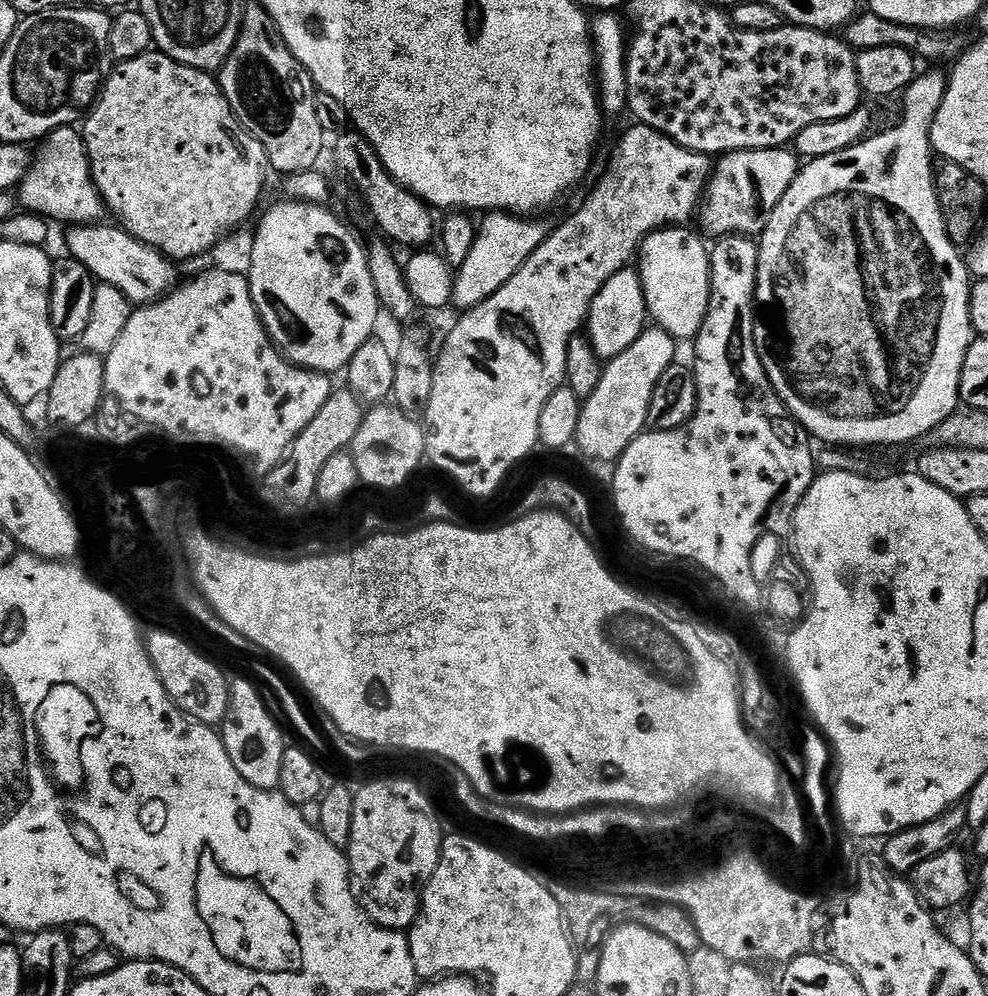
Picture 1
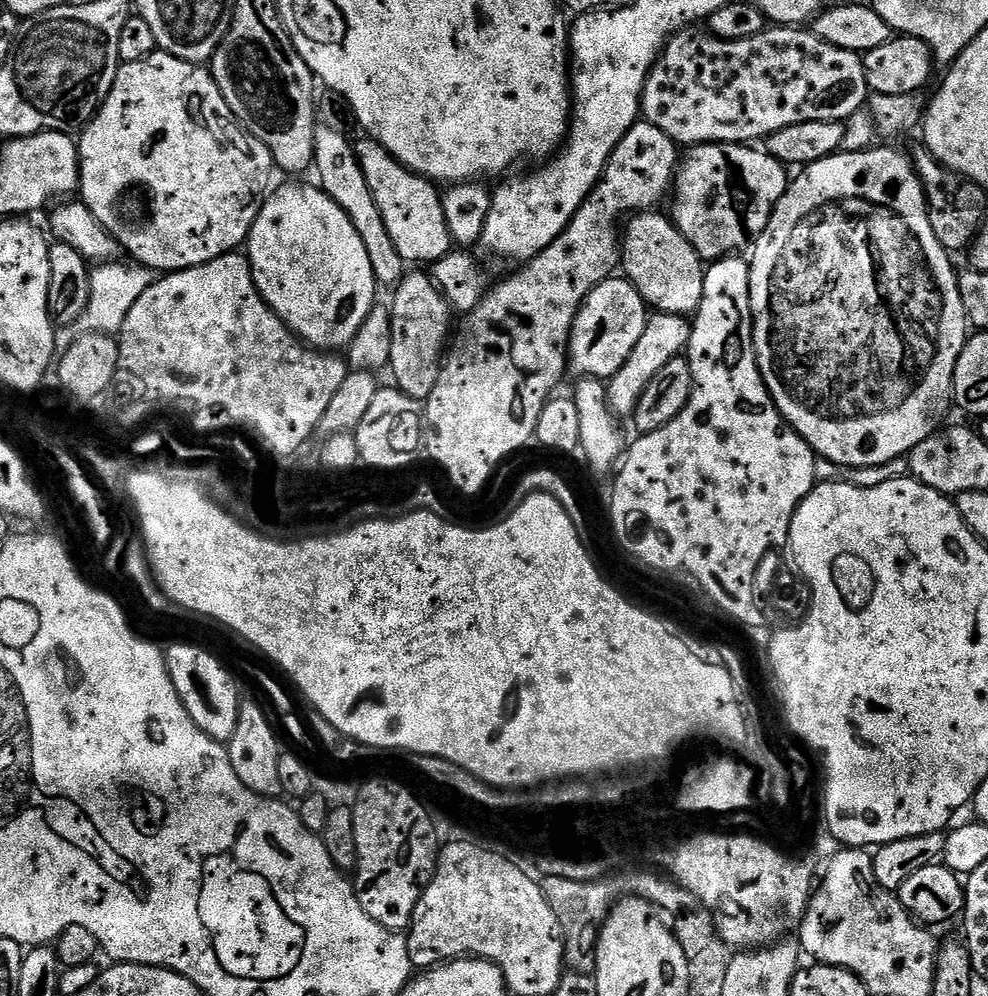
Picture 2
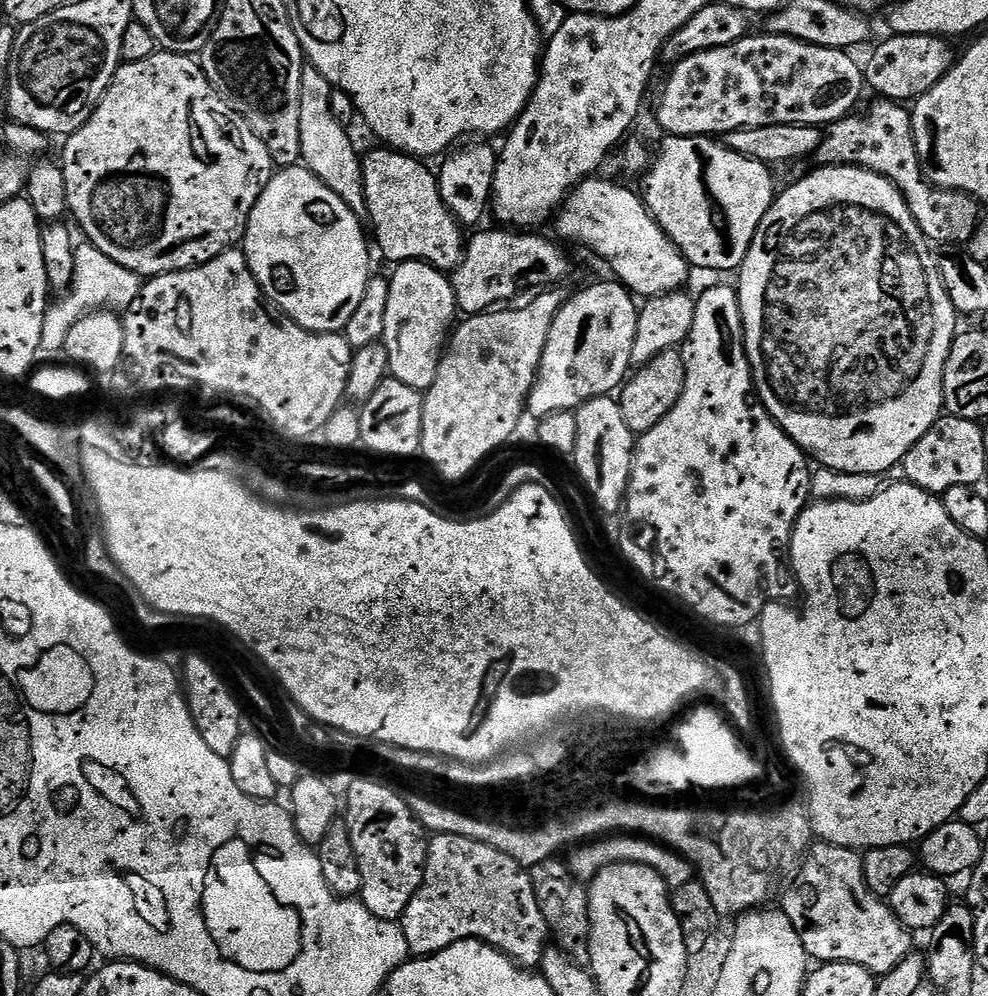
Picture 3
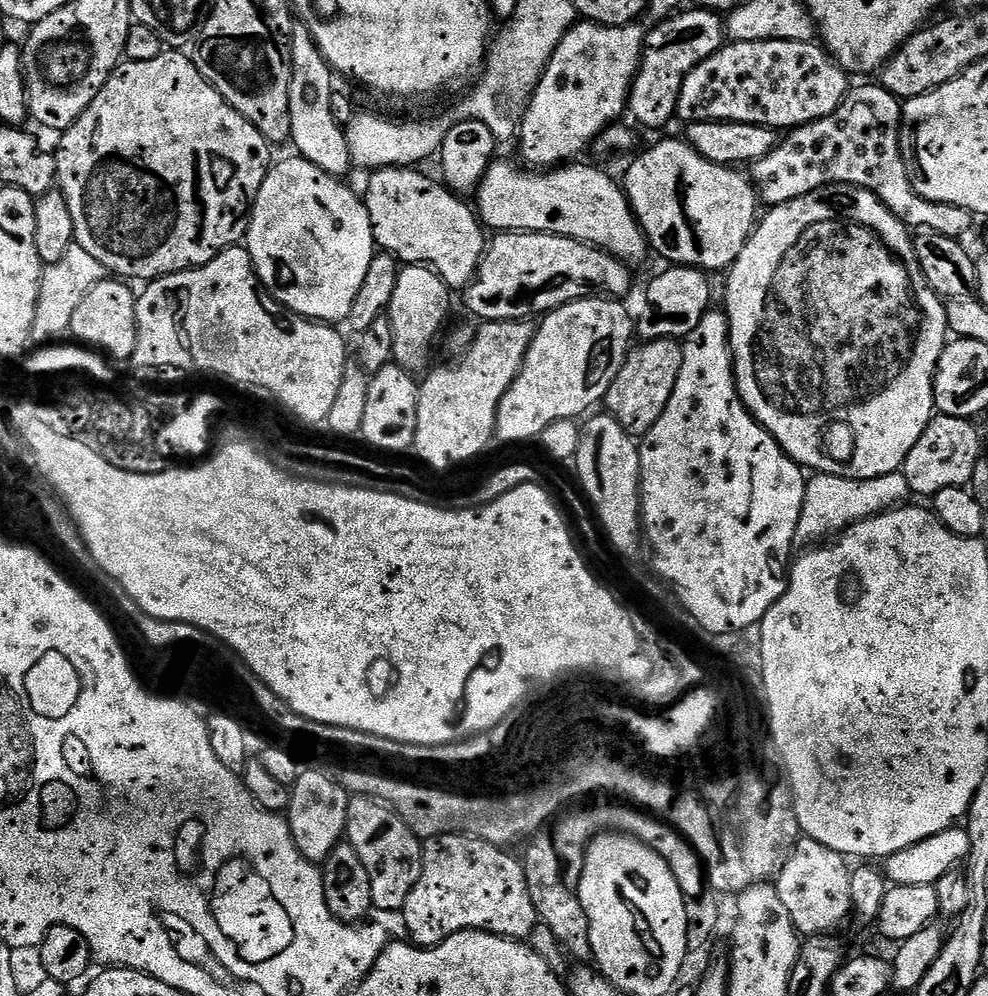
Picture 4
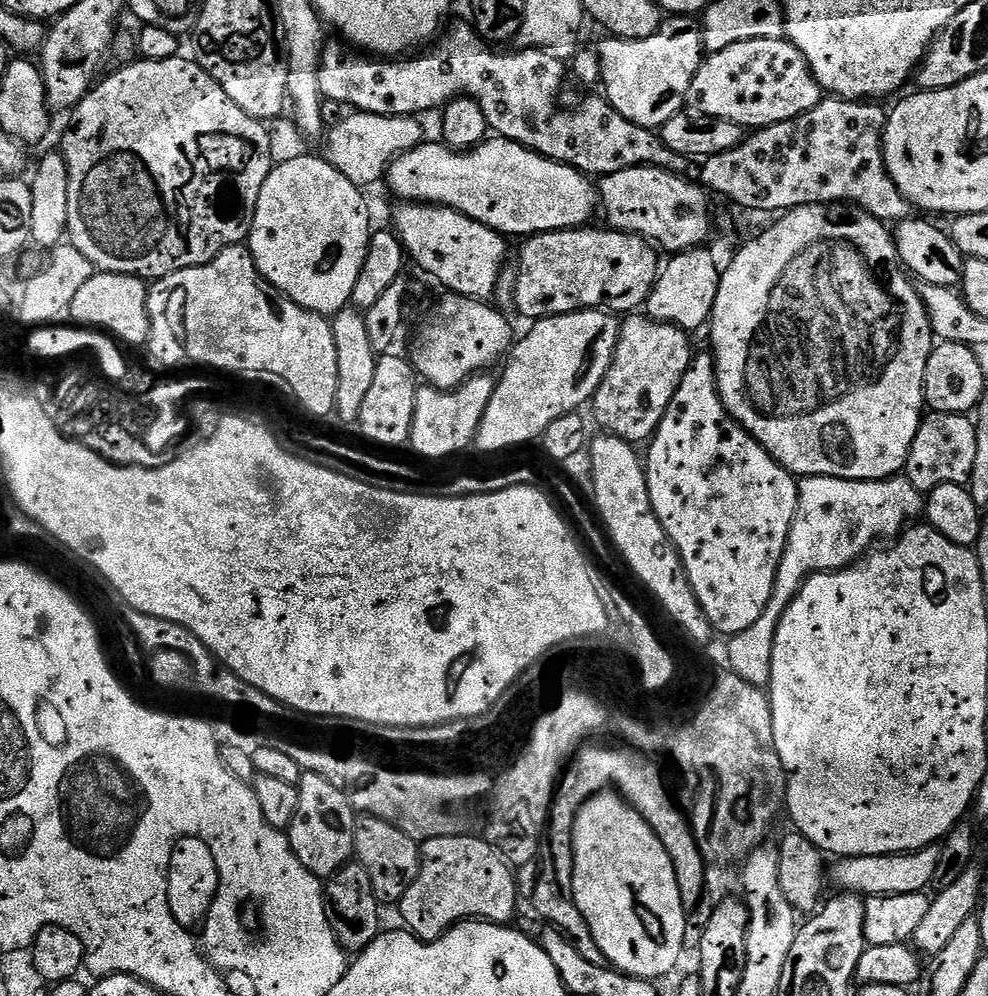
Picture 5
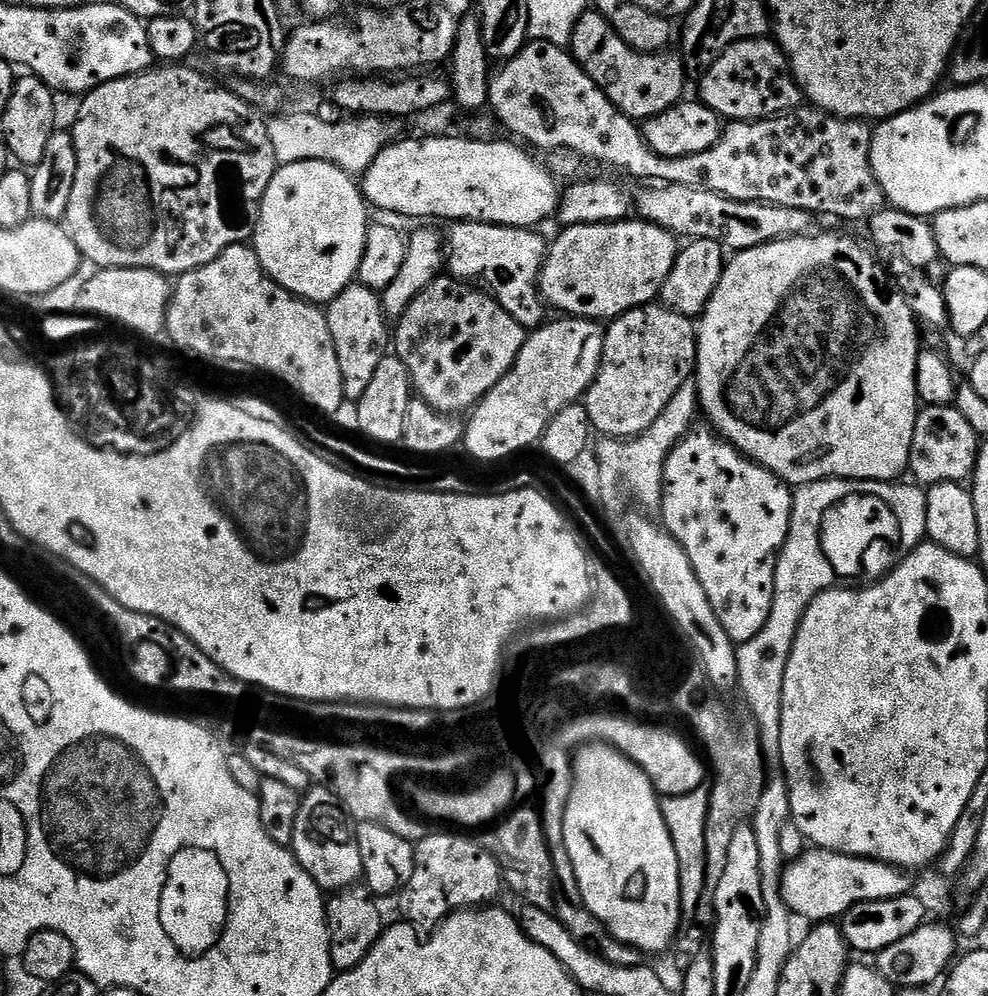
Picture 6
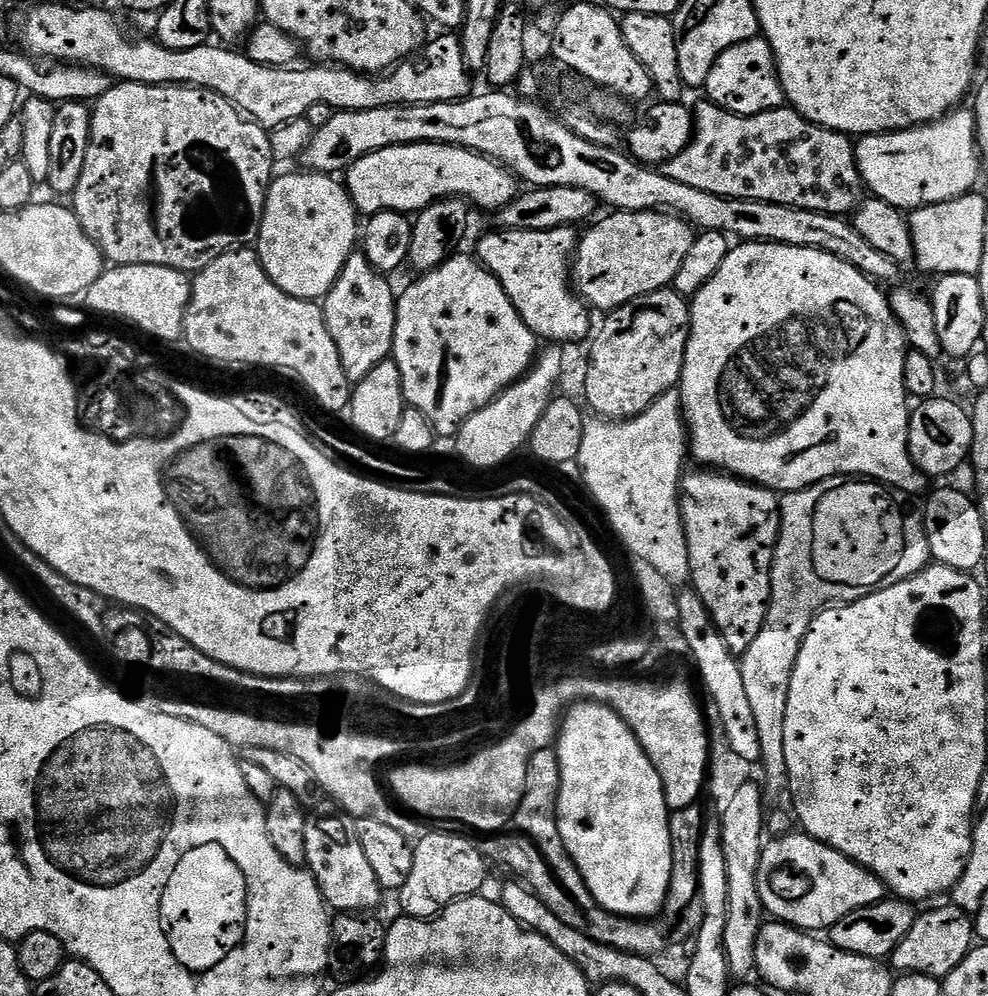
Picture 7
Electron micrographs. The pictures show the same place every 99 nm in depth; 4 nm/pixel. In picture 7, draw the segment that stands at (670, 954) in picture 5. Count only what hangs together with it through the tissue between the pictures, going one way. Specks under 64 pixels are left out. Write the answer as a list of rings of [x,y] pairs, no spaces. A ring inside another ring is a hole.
[[[577,702],[567,710],[559,725],[554,749],[561,768],[561,790],[556,811],[558,830],[593,901],[606,911],[629,920],[647,921],[659,917],[665,911],[671,889],[670,809],[662,790],[662,778],[658,770],[654,770],[635,732],[605,703]]]

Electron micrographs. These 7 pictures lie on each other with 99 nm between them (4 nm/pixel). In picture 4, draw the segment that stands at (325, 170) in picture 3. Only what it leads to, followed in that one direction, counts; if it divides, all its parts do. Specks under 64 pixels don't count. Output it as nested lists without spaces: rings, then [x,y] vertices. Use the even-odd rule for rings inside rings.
[[[303,26],[293,27],[292,30],[292,82],[290,84],[290,124],[292,126],[291,143],[296,144],[295,151],[314,166],[326,170],[326,174],[337,178],[347,177],[348,171],[353,171],[350,146],[347,145],[346,128],[334,118],[331,96],[334,69],[328,64],[328,59],[320,53],[319,46],[314,42],[310,30]]]

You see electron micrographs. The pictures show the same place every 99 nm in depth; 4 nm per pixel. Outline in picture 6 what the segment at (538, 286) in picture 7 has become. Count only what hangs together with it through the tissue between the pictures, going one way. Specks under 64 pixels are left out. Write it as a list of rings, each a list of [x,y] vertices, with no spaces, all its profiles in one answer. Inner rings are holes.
[[[474,220],[456,222],[451,225],[452,233],[446,236],[446,268],[457,280],[480,282],[486,285],[487,291],[496,297],[496,301],[506,309],[525,330],[535,330],[545,323],[546,305],[541,297],[538,281],[540,267],[548,254],[549,241],[539,236],[539,231],[531,228],[507,228],[501,224],[477,224]]]

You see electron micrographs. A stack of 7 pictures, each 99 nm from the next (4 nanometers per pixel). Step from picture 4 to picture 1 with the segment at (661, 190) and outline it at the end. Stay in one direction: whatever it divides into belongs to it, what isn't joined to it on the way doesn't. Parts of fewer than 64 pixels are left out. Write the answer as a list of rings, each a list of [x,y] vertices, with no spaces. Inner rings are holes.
[[[787,147],[759,148],[741,152],[725,152],[715,161],[712,179],[704,190],[698,213],[698,224],[712,235],[759,237],[768,224],[770,214],[782,202],[782,194],[794,182],[798,157]]]

